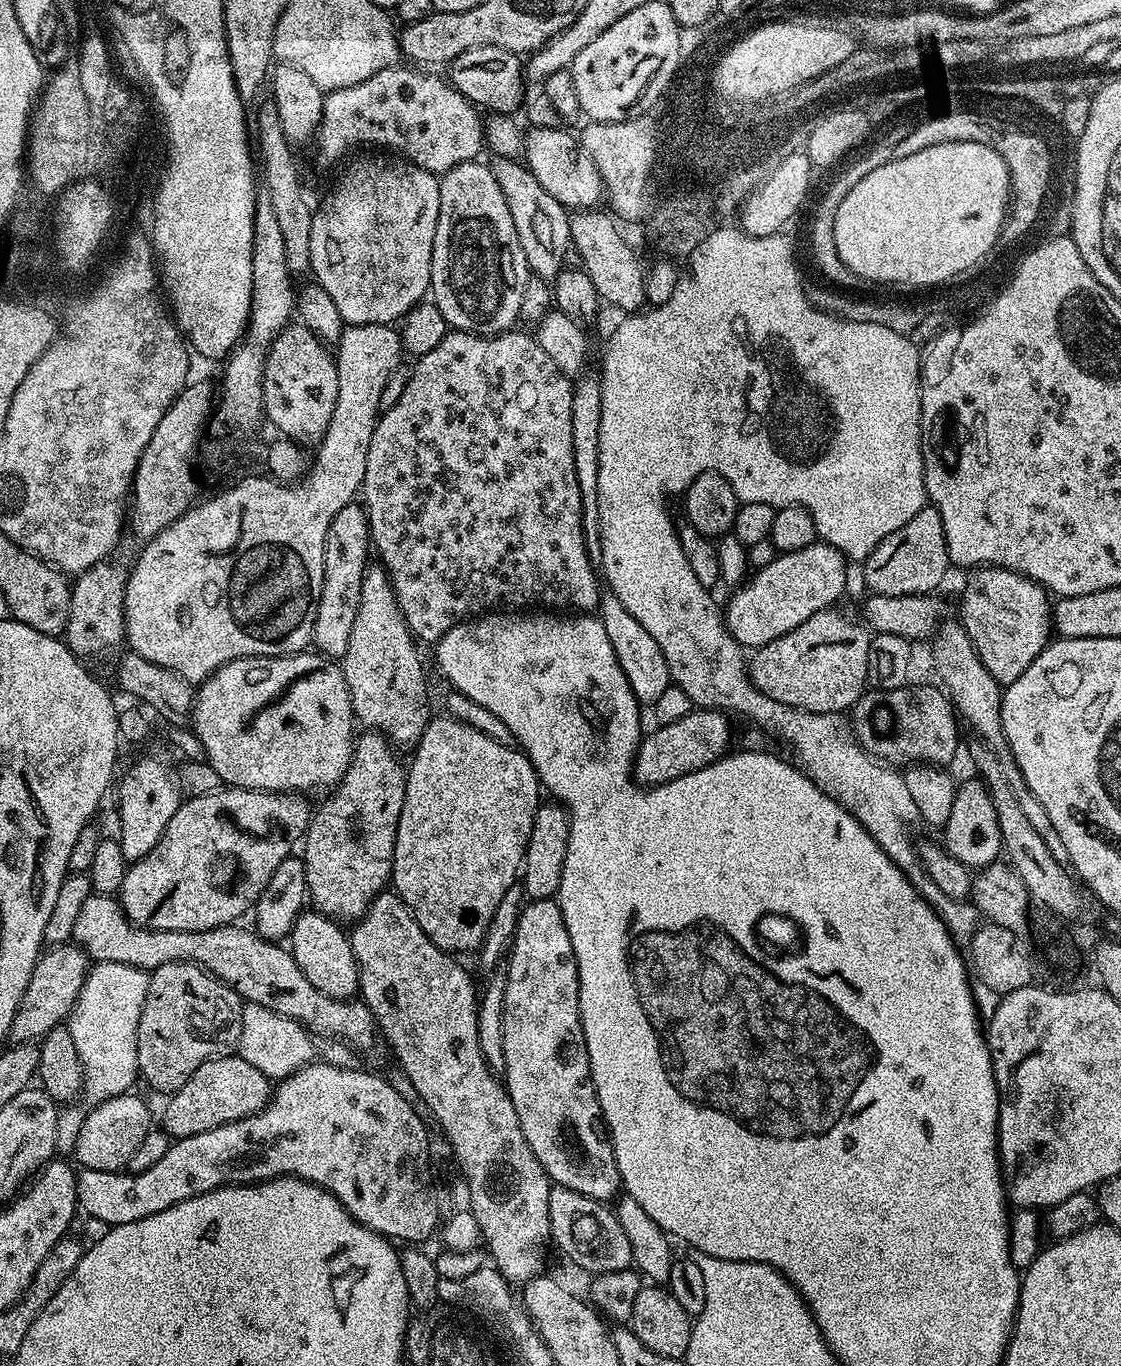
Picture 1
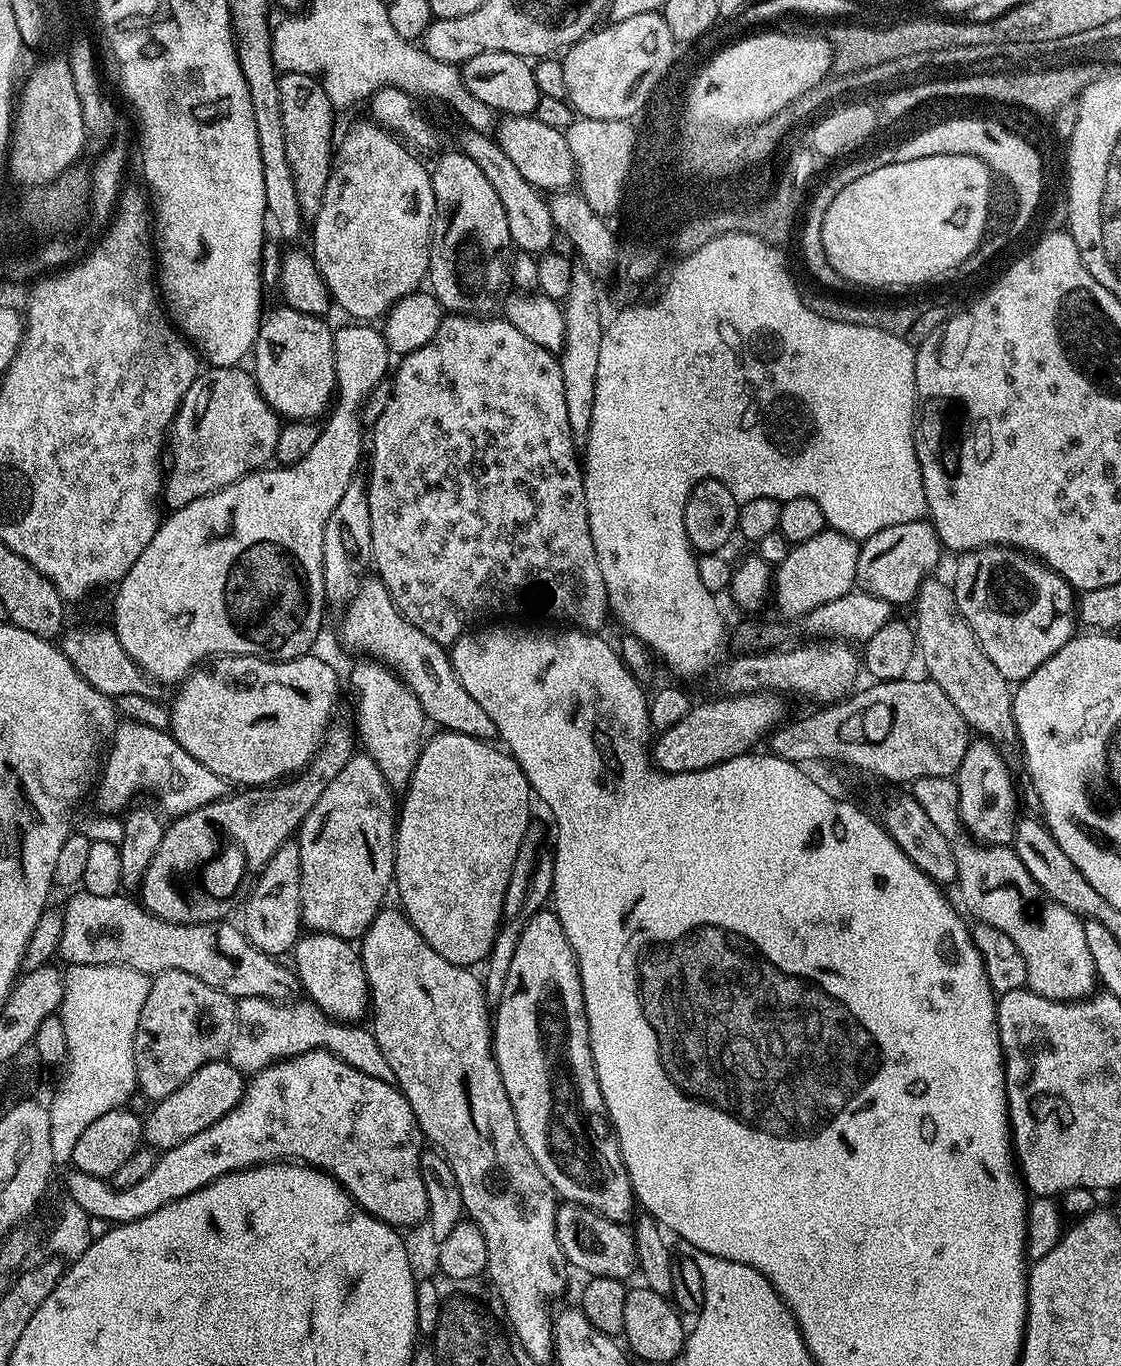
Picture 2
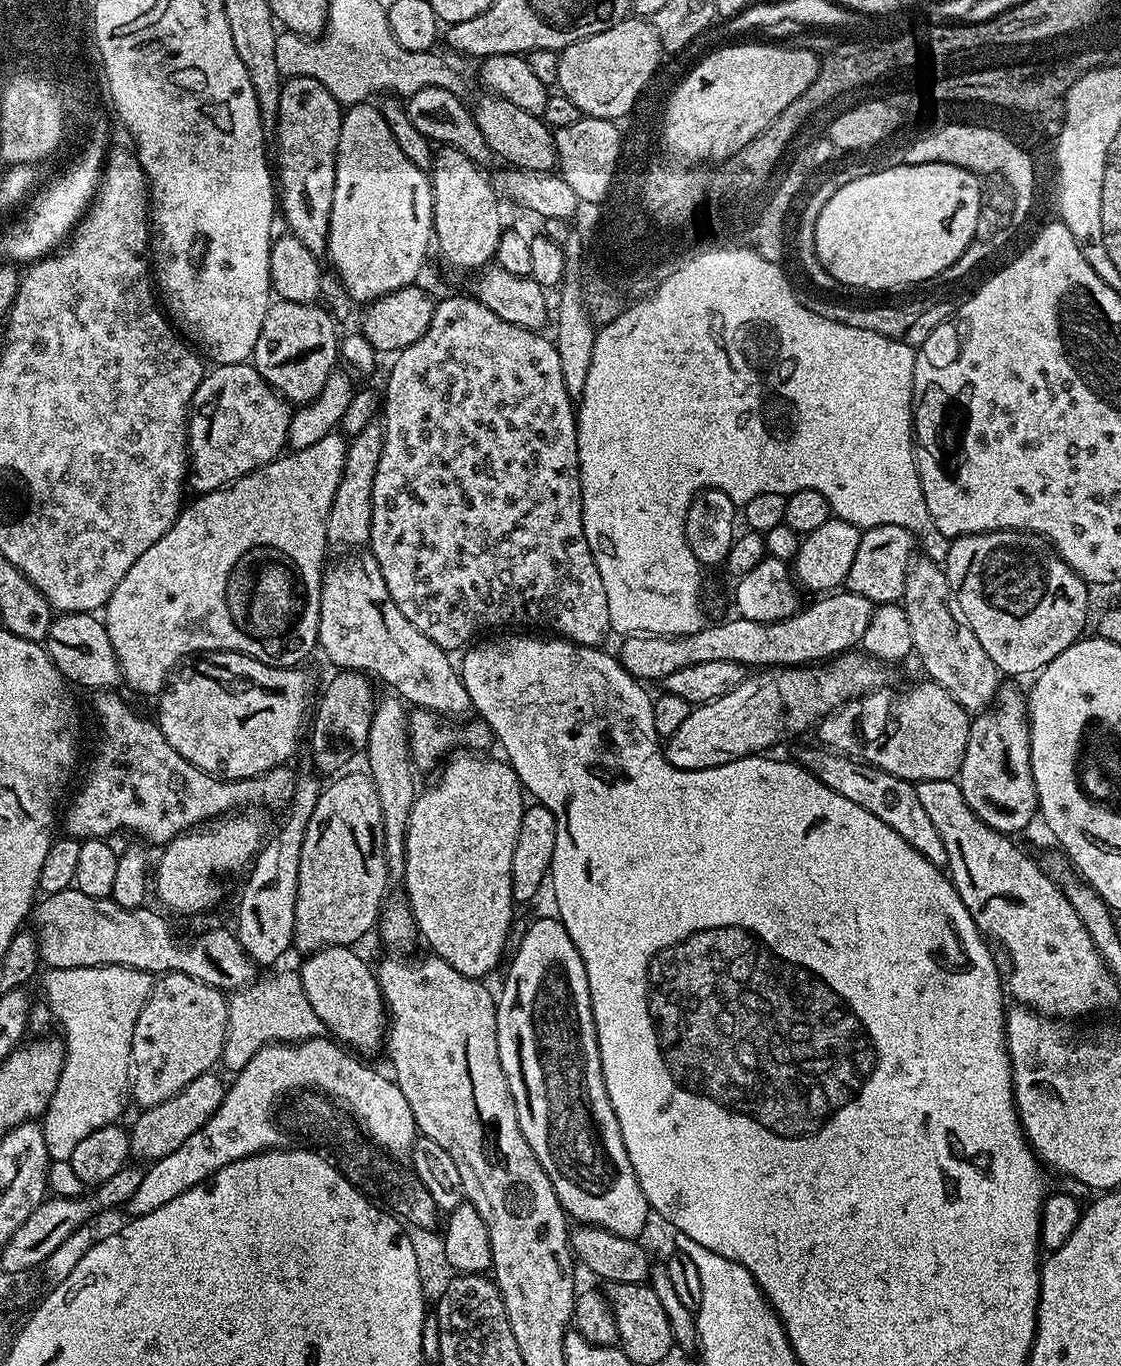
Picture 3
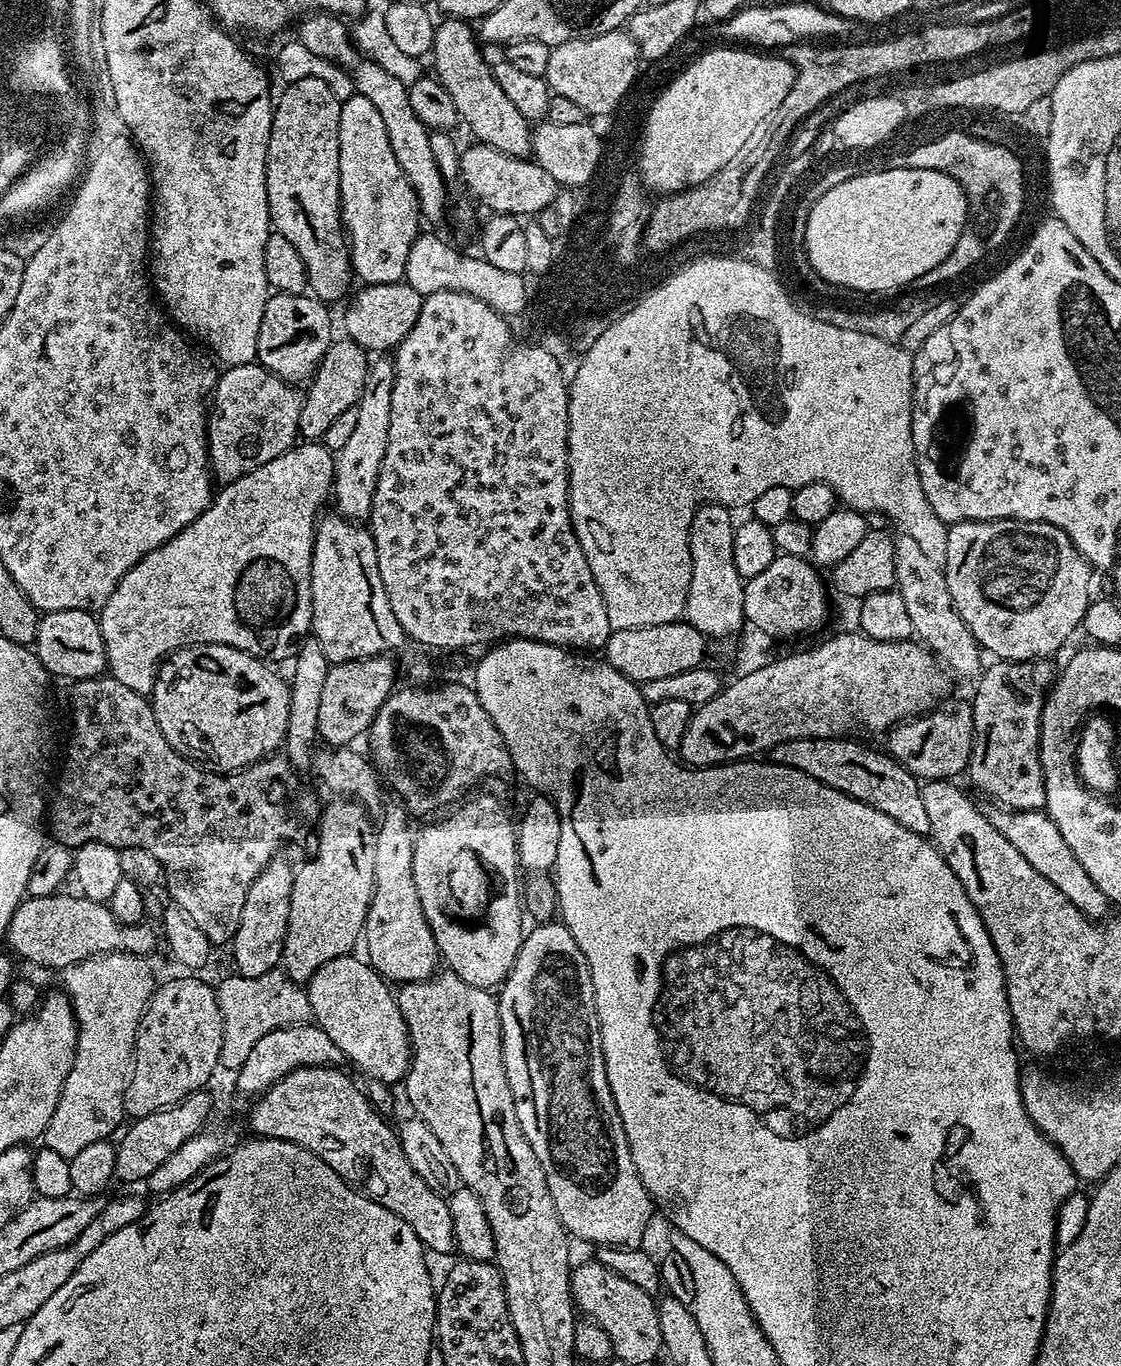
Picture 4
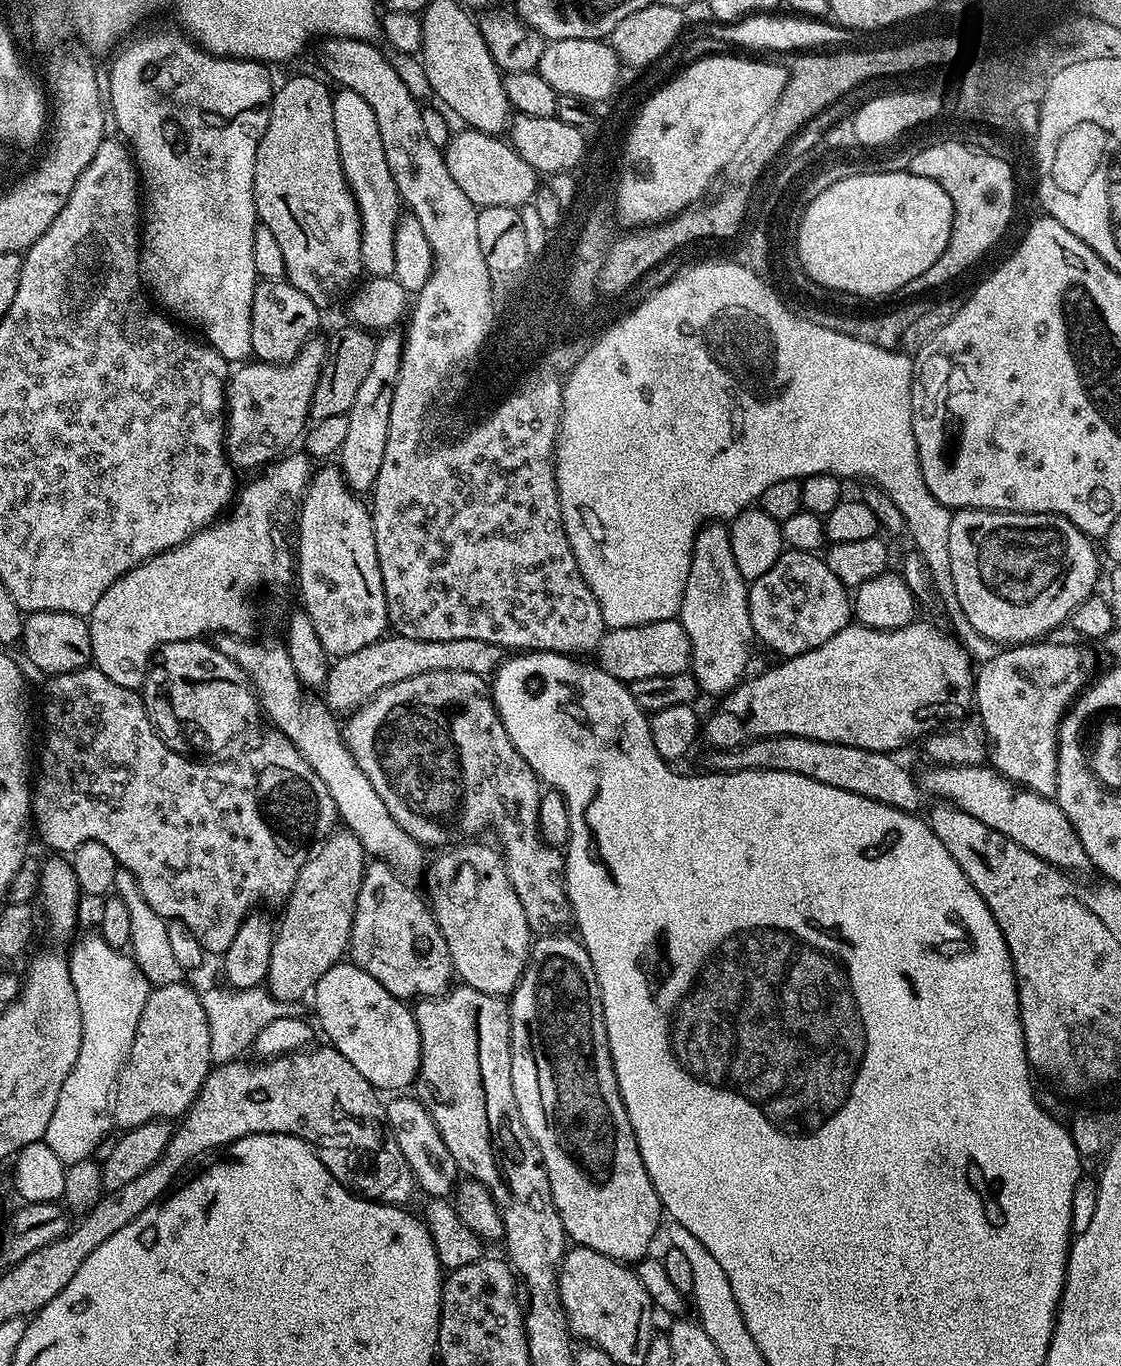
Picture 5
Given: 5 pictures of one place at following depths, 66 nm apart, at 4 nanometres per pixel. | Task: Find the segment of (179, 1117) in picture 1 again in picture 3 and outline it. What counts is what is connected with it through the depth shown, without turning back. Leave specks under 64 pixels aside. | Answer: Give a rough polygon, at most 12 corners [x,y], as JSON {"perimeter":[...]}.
{"perimeter":[[204,1072],[143,1109],[128,1133],[137,1161],[174,1154],[222,1106],[225,1081]]}

